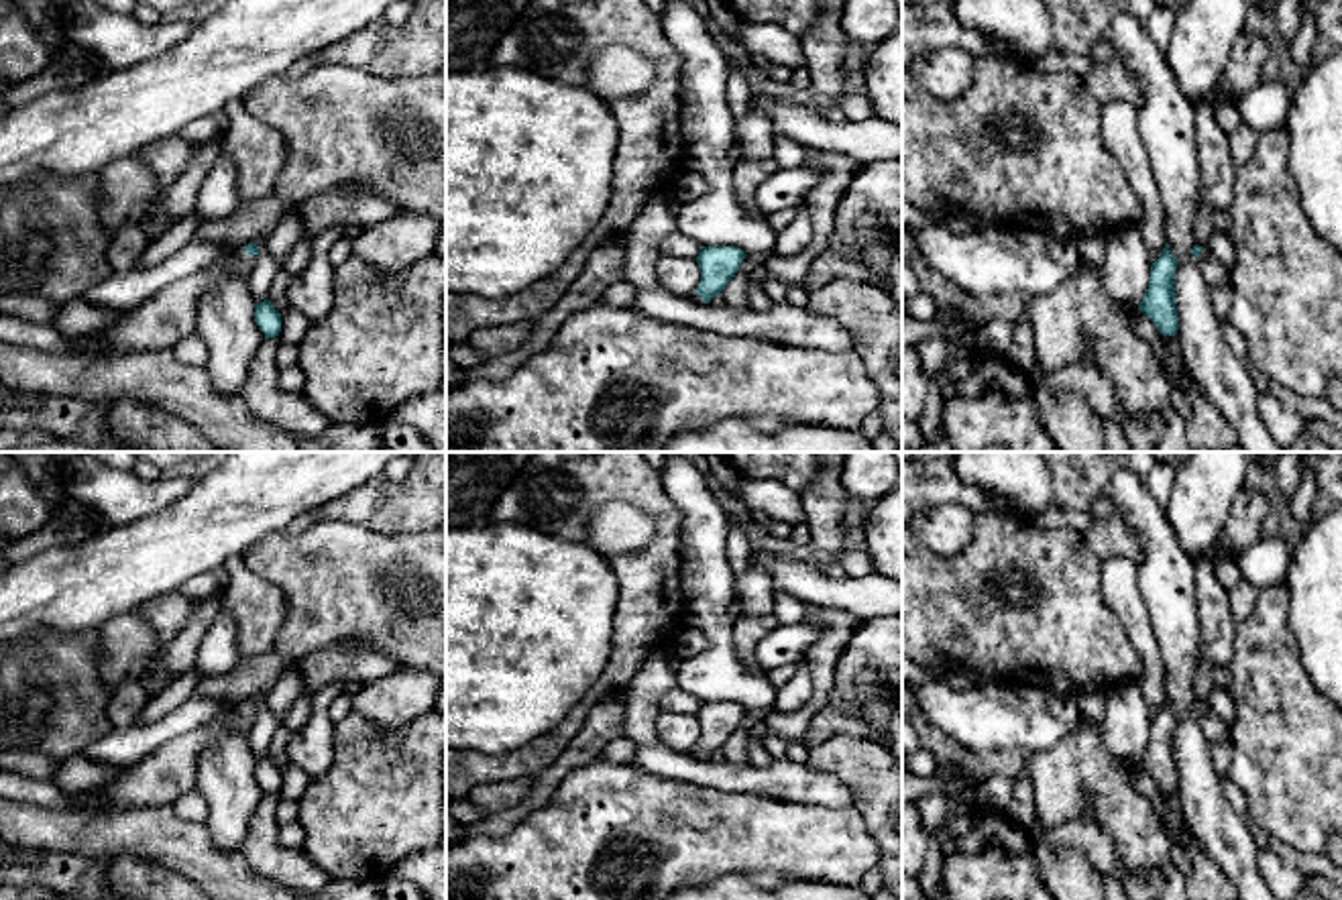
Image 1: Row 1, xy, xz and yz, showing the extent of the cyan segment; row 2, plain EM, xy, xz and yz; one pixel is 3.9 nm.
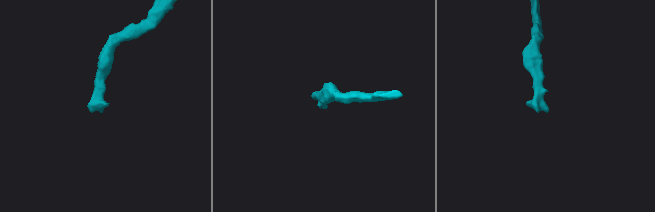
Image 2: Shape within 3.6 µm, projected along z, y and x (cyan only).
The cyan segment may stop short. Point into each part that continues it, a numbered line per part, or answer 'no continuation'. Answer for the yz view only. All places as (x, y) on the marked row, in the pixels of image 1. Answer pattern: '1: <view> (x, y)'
1: yz (1214, 273)

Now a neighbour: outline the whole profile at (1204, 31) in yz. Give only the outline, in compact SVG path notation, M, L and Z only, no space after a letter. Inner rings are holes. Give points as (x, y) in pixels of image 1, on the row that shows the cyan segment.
M1185 0L1175 10L1167 63L1191 104L1218 83L1234 41L1246 31L1248 0Z

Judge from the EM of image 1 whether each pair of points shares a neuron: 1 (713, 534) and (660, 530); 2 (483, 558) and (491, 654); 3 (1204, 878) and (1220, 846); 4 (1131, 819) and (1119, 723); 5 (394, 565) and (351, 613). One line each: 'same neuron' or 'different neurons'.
1: different neurons
2: same neuron
3: different neurons
4: different neurons
5: same neuron

